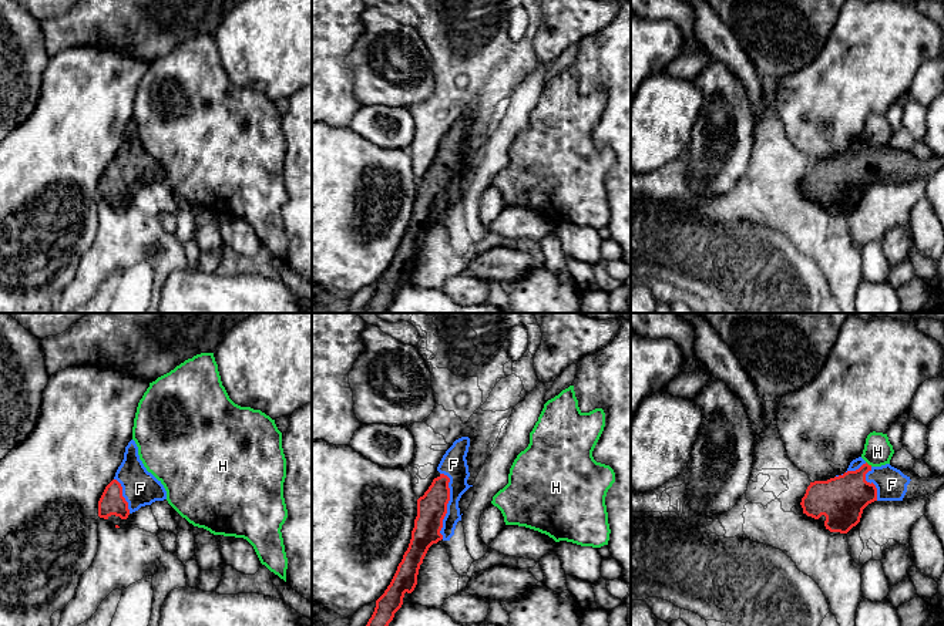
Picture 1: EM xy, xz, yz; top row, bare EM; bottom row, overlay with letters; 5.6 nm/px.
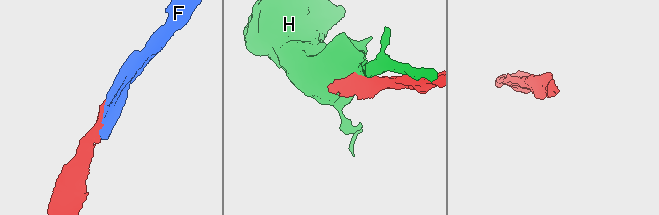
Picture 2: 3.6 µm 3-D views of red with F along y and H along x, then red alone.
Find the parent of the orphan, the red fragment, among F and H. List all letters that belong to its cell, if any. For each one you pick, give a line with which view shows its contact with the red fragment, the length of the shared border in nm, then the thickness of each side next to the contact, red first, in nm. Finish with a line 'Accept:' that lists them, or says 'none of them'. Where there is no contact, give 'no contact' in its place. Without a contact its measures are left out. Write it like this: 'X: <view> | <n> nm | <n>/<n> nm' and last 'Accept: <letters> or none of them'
F: xz | 380 nm | 170/150 nm
Accept: F

